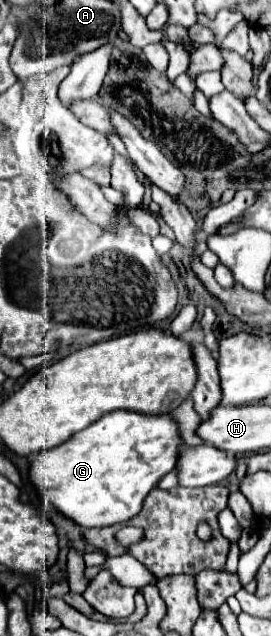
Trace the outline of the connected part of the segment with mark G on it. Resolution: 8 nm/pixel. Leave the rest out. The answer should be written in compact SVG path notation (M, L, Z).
M113 411L65 443L43 451L29 469L41 499L83 529L125 523L141 511L149 491L173 471L181 439L171 415Z

